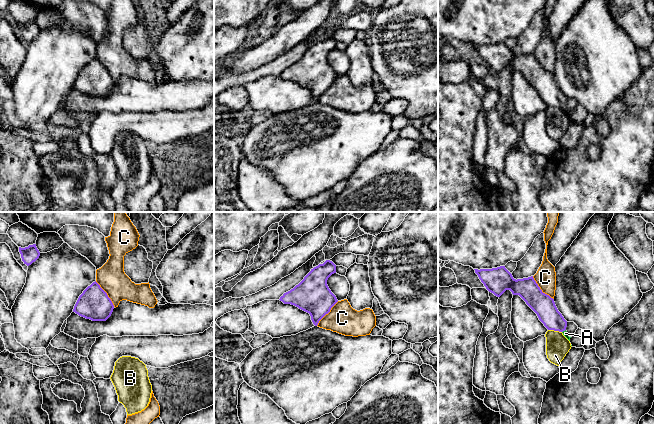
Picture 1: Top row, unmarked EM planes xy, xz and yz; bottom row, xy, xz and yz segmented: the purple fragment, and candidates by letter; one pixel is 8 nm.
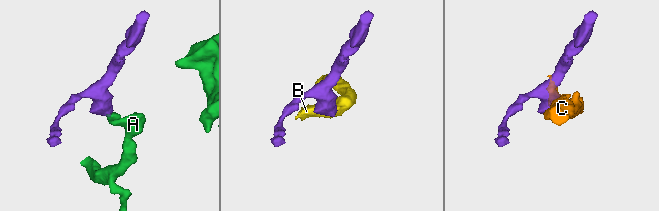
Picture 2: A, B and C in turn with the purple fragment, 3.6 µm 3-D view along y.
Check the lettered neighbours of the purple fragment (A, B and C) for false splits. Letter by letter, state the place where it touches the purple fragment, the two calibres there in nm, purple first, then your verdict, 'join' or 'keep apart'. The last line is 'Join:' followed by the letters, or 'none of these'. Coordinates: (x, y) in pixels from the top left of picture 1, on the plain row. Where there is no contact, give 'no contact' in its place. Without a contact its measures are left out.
A: contact yz (563, 106); calibres 180 and 40 nm; join
B: contact yz (555, 106); calibres 180 and 190 nm; keep apart
C: contact yz (540, 65); calibres 180 and 160 nm; keep apart
Join: A

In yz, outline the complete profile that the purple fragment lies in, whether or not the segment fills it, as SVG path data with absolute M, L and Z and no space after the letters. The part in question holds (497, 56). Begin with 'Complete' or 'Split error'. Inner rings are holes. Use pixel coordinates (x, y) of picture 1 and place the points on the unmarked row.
Split error. M505 42L474 46L489 68L497 73L506 66L510 66L513 71L519 71L548 106L562 108L570 117L571 113L566 107L567 97L558 87L554 75L542 68L533 52L516 56Z

